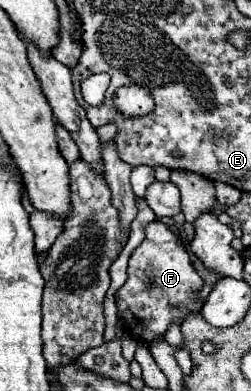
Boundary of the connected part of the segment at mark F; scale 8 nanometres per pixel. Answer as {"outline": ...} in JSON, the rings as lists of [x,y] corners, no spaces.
{"outline":[[[154,221],[146,227],[146,241],[132,253],[128,265],[128,279],[118,291],[118,317],[126,323],[130,333],[150,343],[152,339],[166,333],[170,323],[182,323],[186,313],[199,312],[200,303],[192,299],[192,291],[202,287],[202,279],[190,263],[190,255],[180,241],[166,225]]]}

